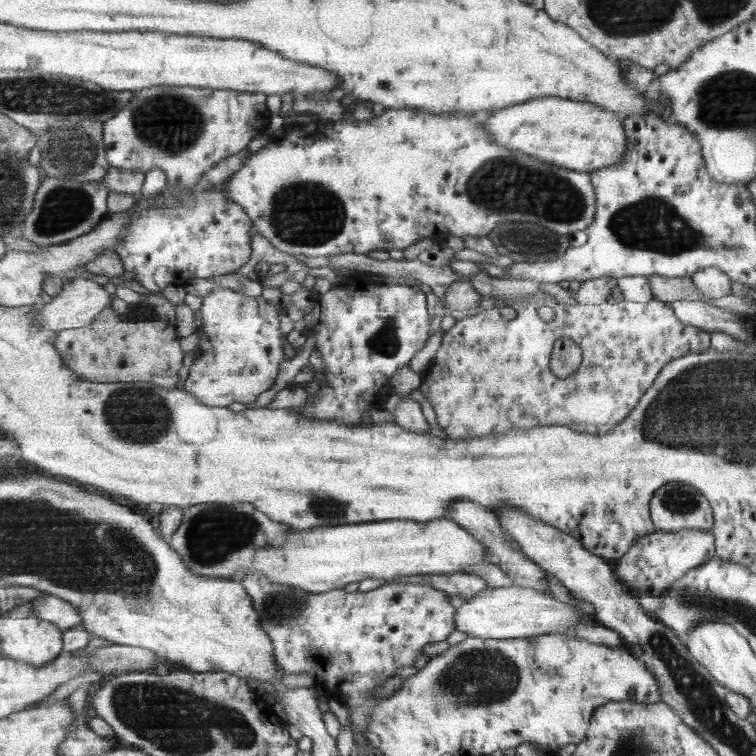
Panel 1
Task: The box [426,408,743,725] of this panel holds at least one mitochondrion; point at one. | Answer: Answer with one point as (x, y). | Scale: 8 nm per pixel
(476, 677)

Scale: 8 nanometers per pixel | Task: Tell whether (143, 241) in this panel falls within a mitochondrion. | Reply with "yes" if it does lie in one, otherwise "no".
no

